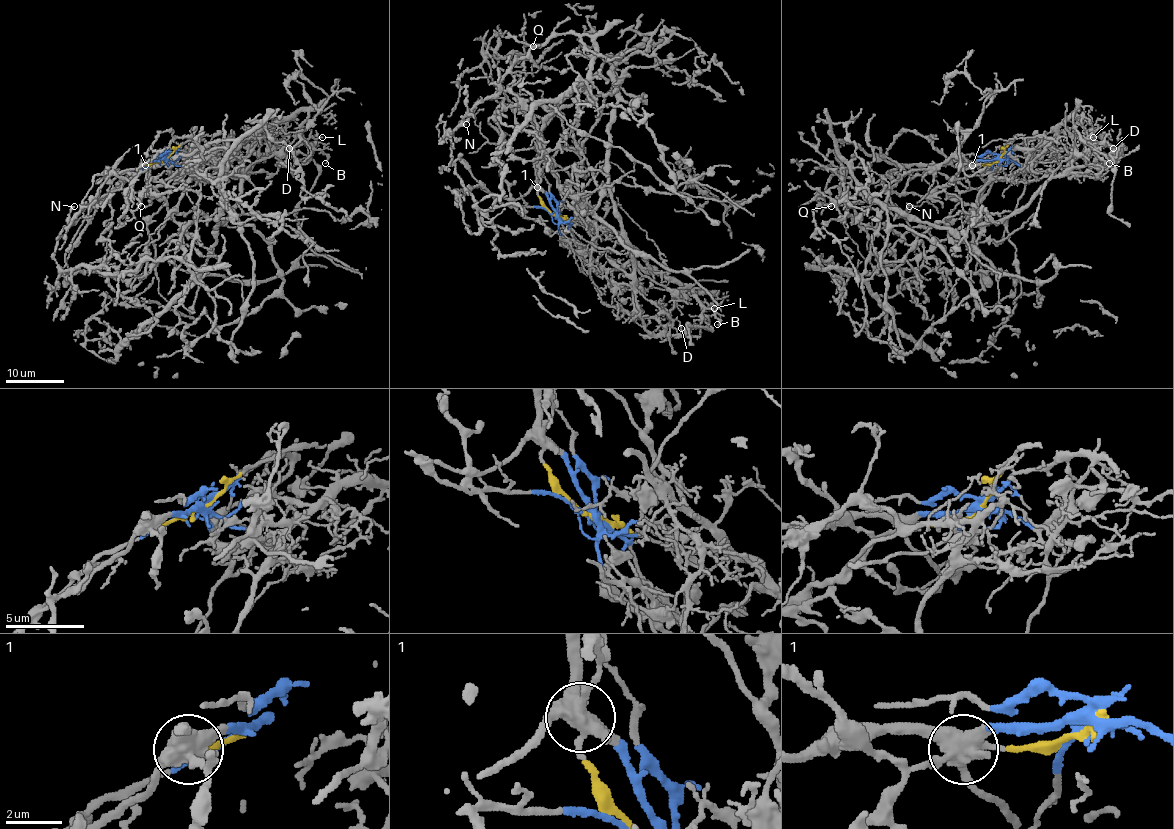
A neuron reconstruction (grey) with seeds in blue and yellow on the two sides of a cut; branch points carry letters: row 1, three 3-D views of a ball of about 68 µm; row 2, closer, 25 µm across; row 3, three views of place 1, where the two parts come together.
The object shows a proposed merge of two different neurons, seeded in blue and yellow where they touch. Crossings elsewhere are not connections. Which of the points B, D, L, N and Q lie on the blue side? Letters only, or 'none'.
B, D, L

